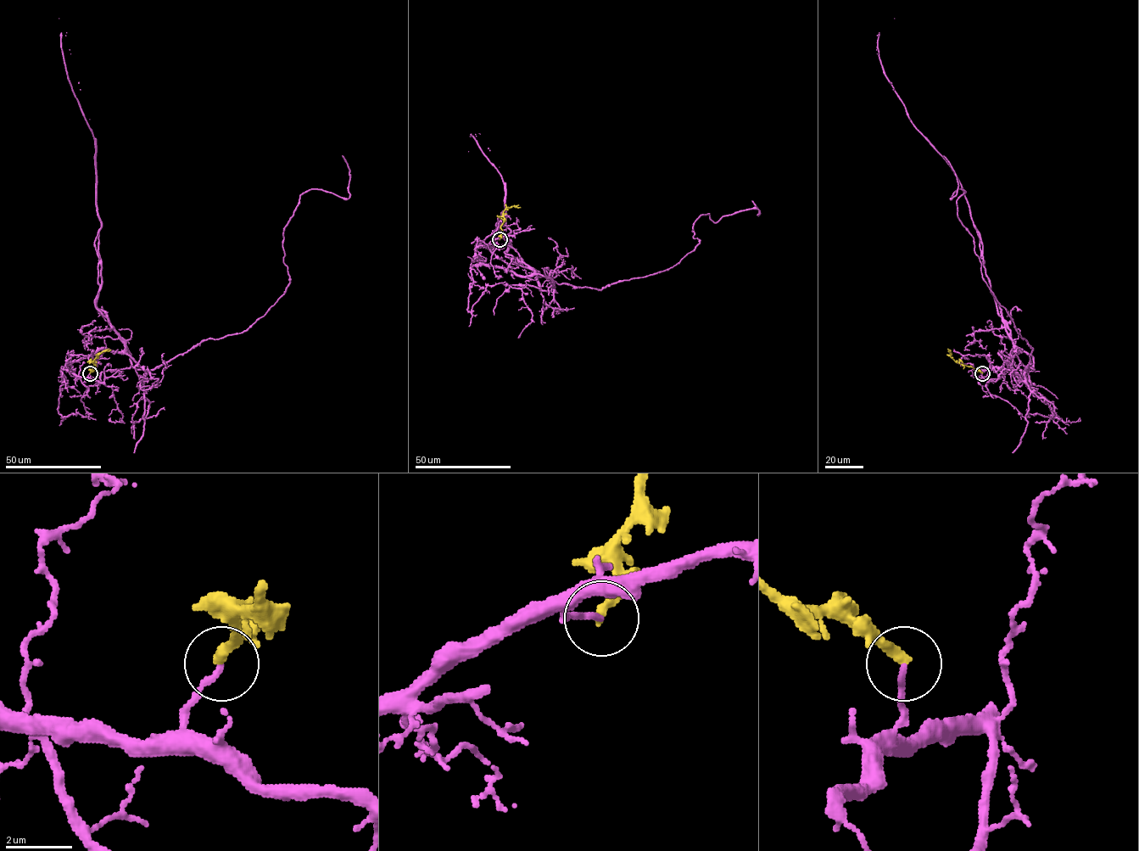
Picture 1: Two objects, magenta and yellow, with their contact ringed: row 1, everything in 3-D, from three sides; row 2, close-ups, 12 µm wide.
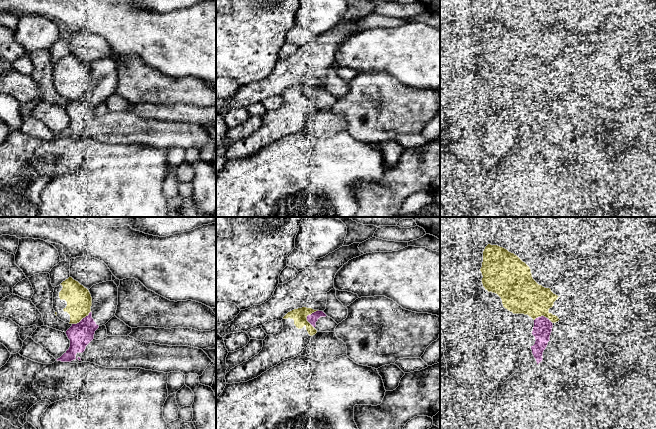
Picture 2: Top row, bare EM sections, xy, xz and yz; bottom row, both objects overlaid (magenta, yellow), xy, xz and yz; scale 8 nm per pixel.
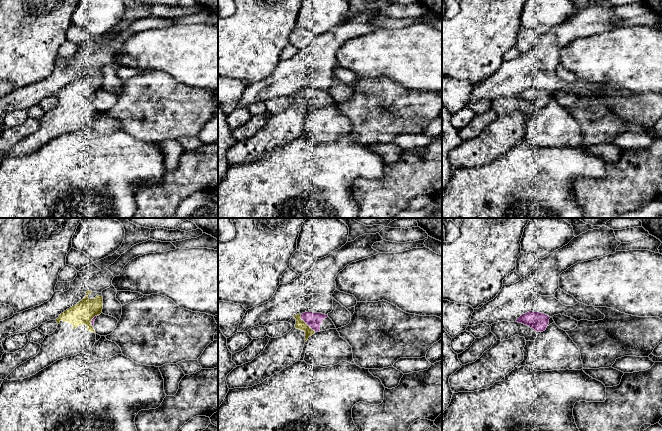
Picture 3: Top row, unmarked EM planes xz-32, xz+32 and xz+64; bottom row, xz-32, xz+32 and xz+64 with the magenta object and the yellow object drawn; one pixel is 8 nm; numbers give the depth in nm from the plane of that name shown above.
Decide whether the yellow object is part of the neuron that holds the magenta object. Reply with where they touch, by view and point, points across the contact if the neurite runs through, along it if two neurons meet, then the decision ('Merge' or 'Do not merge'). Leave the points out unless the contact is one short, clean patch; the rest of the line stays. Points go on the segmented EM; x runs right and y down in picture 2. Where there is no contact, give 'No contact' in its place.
Touches magenta at xz (307, 317). Do not merge

